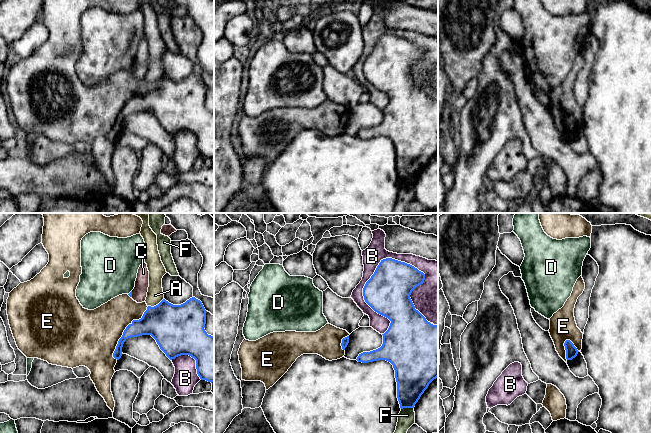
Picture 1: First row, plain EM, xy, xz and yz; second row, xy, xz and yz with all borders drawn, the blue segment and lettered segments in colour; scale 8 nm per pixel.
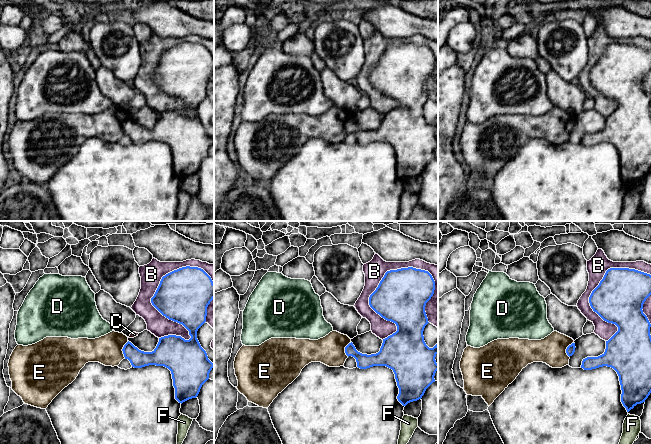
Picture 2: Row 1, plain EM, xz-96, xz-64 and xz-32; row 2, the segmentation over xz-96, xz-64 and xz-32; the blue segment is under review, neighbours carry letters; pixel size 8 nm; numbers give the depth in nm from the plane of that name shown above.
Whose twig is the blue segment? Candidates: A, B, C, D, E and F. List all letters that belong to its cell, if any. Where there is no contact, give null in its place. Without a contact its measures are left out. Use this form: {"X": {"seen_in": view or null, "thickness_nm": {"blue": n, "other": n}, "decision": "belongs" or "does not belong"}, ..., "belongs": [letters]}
{"A": {"seen_in": "xy", "thickness_nm": {"blue": 380, "other": 140}, "decision": "does not belong"}, "B": {"seen_in": "xz", "thickness_nm": {"blue": 340, "other": 360}, "decision": "does not belong"}, "C": {"seen_in": "xy", "thickness_nm": {"blue": 30, "other": 120}, "decision": "does not belong"}, "D": {"seen_in": "xy", "thickness_nm": {"blue": 30, "other": 440}, "decision": "does not belong"}, "E": {"seen_in": "xy", "thickness_nm": {"blue": 220, "other": 400}, "decision": "belongs"}, "F": {"seen_in": "xz", "thickness_nm": {"blue": 280, "other": 140}, "decision": "does not belong"}, "belongs": ["E"]}

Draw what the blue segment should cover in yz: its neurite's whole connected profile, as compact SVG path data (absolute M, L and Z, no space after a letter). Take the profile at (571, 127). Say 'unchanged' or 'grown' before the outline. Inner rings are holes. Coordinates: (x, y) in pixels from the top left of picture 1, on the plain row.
grown; M580 52L564 82L550 94L550 112L556 127L565 138L575 134L582 125L583 109L577 103L574 84L584 65L585 59L582 52Z

